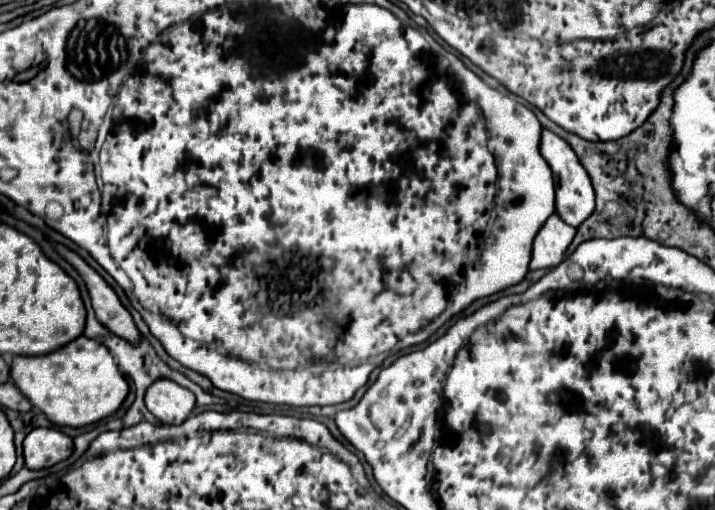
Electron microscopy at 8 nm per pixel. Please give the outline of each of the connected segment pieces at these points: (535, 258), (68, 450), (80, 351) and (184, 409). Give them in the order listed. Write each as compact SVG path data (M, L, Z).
M556 212L546 220L538 236L534 238L530 270L536 268L554 268L562 262L566 248L570 246L576 228L566 224Z
M34 428L24 438L26 468L42 470L66 460L74 450L72 438L54 428Z
M78 336L52 354L14 356L10 376L20 392L40 408L50 422L72 428L108 418L120 408L128 394L128 382L120 374L108 348L86 336Z
M156 380L144 396L146 408L162 424L182 424L194 410L194 394L172 380Z

